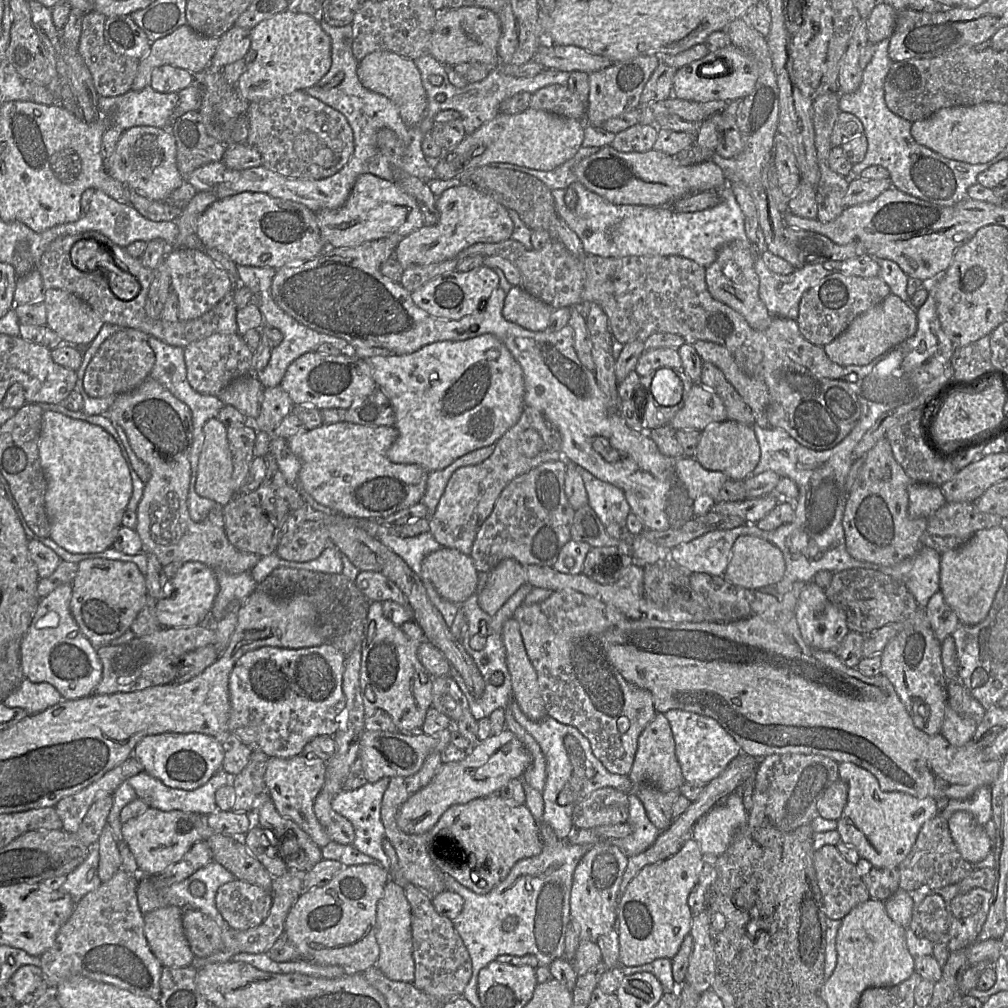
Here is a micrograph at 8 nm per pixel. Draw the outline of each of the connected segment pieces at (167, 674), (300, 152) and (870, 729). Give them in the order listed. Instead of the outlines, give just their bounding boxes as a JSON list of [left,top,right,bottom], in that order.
[[94,625,216,694],[246,90,353,180],[603,582,1001,800]]

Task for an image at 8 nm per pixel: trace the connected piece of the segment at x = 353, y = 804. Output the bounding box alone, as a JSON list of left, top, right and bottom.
[331,778,391,871]

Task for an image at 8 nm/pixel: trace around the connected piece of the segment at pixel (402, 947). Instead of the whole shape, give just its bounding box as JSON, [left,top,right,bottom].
[375,880,415,983]

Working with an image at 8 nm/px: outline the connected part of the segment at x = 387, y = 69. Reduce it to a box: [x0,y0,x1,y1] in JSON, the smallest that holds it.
[357,51,427,126]

